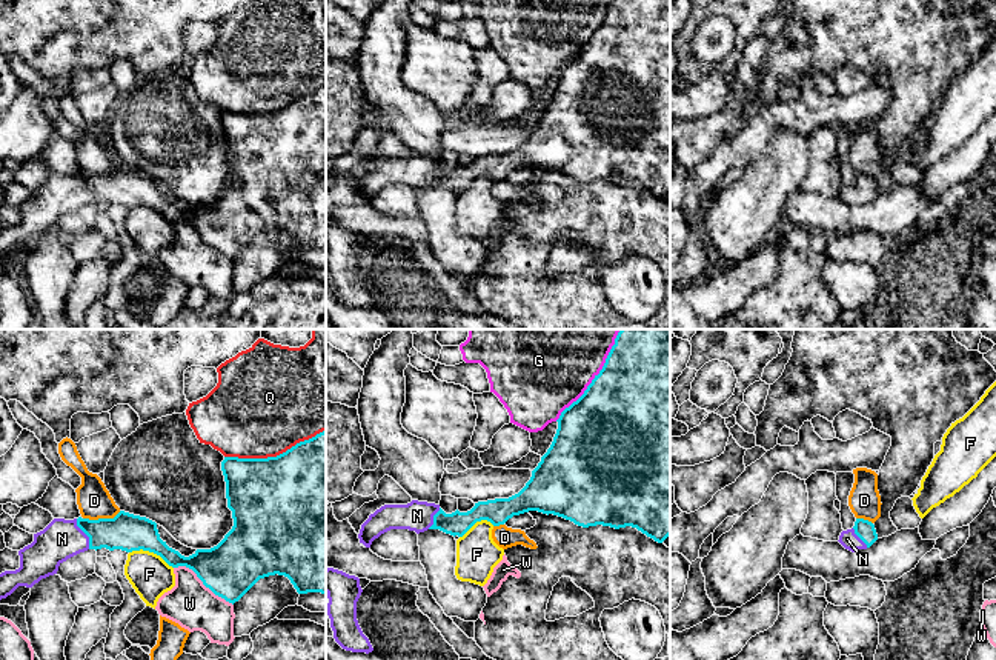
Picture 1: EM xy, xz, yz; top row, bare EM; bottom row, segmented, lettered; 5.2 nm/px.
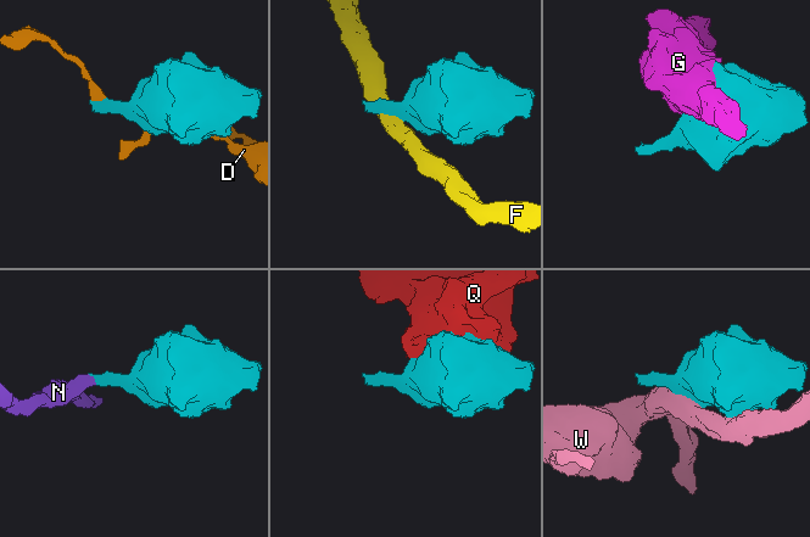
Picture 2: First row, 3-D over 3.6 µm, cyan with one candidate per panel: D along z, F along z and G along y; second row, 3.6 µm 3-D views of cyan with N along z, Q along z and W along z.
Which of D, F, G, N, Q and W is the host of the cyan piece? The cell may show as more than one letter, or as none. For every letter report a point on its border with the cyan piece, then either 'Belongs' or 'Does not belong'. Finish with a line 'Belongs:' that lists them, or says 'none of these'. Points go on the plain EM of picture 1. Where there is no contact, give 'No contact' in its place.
D: Touches cyan at xy (102, 174). Does not belong
F: Touches cyan at xy (151, 206). Does not belong
G: Touches cyan at xz (590, 39). Does not belong
N: Touches cyan at xy (85, 188). Belongs
Q: Touches cyan at xy (274, 113). Does not belong
W: Touches cyan at xy (203, 239). Does not belong
Belongs: N

